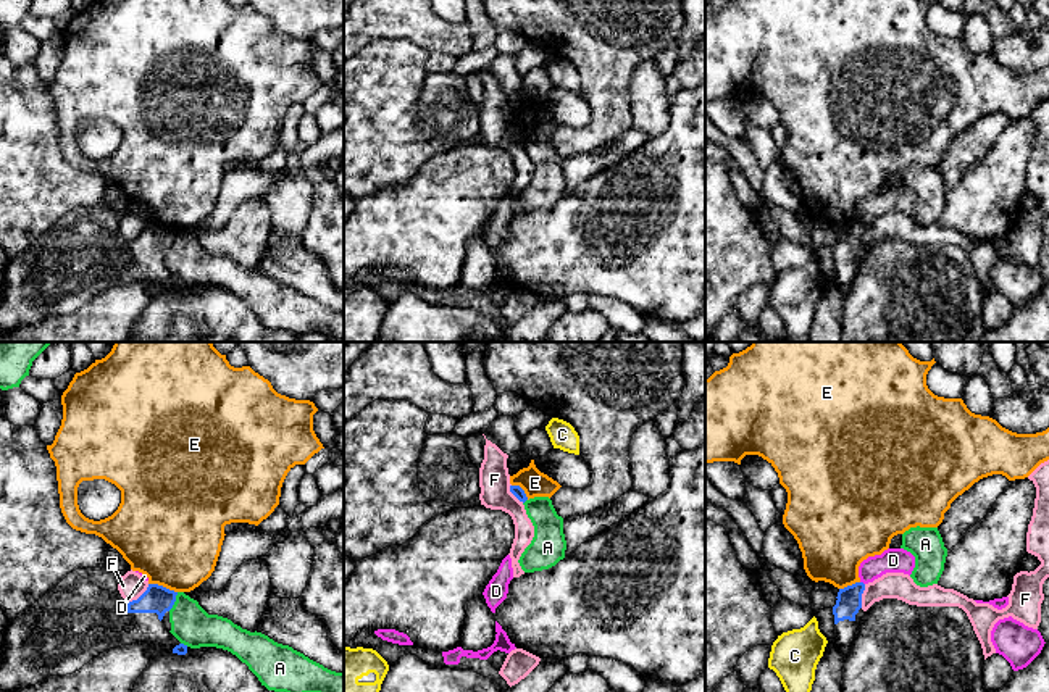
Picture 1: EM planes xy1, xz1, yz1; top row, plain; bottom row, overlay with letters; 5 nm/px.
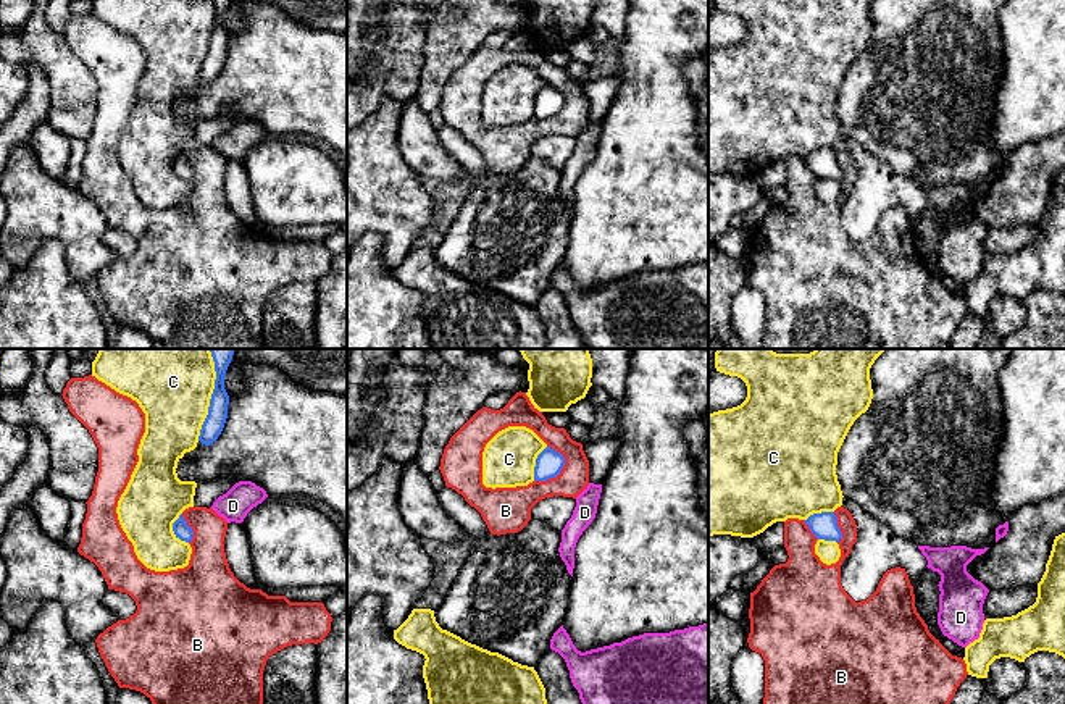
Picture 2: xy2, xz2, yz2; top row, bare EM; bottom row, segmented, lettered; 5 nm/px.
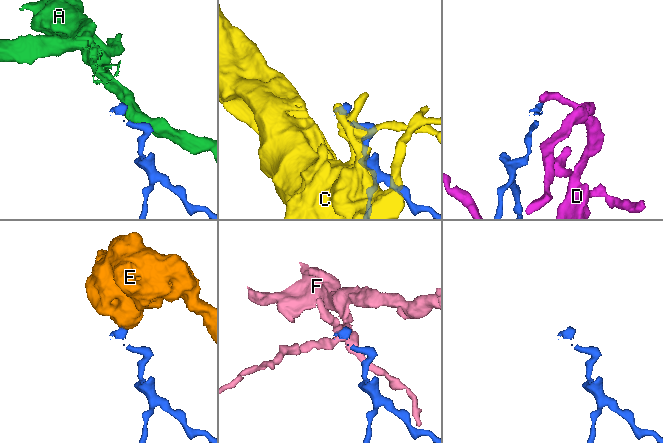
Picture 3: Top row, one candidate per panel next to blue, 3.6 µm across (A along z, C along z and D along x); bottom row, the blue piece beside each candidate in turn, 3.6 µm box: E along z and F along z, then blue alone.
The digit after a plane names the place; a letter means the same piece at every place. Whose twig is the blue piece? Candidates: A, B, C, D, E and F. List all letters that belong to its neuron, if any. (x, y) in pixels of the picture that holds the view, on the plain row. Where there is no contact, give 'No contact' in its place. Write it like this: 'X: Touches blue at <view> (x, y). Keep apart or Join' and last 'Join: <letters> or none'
A: Touches blue at xy1 (173, 241). Keep apart
B: Touches blue at xz2 (554, 115). Keep apart
C: Touches blue at xy2 (210, 39). Keep apart
D: Touches blue at yz1 (862, 221). Keep apart
E: Touches blue at xy1 (162, 225). Keep apart
F: Touches blue at xy1 (141, 234). Keep apart
Join: none

